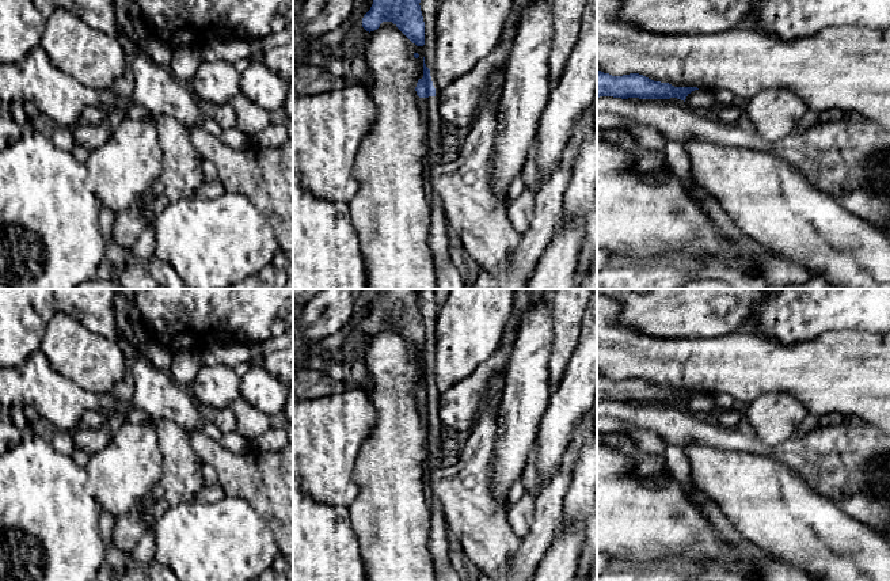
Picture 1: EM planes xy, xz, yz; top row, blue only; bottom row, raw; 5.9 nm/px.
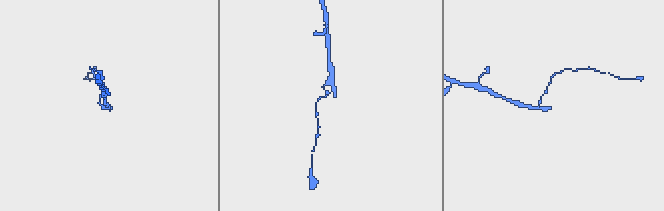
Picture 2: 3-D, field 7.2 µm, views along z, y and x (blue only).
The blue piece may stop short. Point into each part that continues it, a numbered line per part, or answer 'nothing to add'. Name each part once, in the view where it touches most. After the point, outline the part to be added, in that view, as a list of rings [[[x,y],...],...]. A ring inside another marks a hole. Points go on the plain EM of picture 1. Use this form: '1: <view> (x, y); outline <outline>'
1: xz (437, 441); outline [[[436,400],[421,402],[423,418],[427,429],[427,453],[431,463],[440,463],[449,444],[446,433],[440,429],[436,419]]]

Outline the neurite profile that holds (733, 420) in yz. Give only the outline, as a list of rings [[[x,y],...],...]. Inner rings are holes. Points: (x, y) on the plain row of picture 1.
[[[734,409],[729,411],[722,411],[716,422],[726,429],[731,429],[731,430],[742,429],[745,428],[743,410]]]

